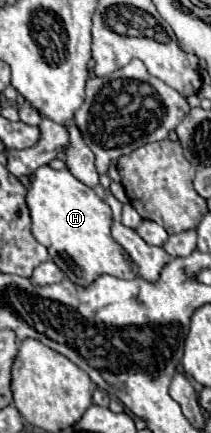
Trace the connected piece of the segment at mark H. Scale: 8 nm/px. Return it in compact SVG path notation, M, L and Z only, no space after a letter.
M49 165L39 167L39 171L33 175L35 179L27 191L27 205L33 219L33 237L49 249L53 263L71 283L89 287L101 275L113 275L119 279L135 279L139 275L135 263L111 237L111 207L99 199L91 187L83 185L67 169L55 171Z

